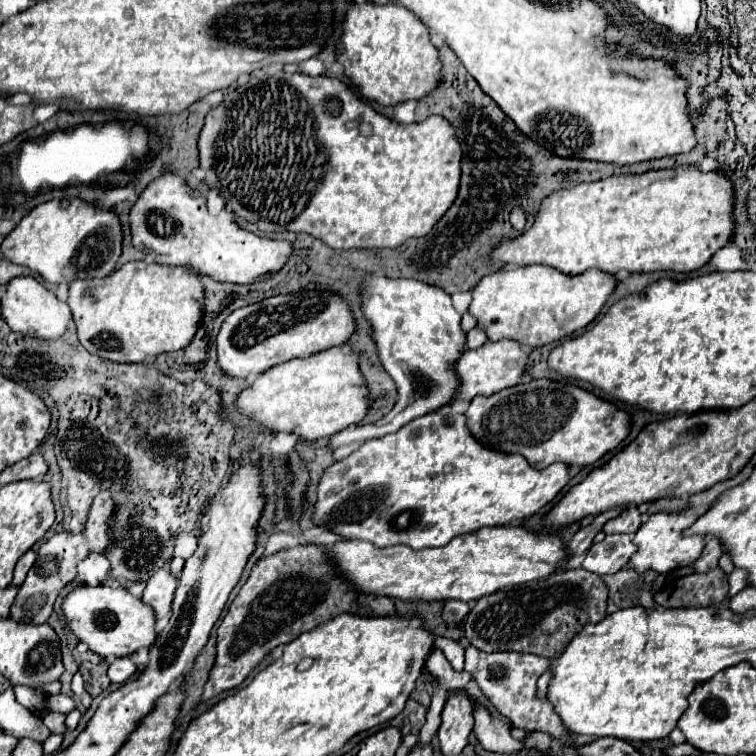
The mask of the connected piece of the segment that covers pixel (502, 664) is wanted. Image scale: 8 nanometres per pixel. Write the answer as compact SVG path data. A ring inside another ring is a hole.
M473 645L465 647L465 671L473 675L479 689L501 711L501 715L511 719L513 727L545 731L551 737L567 739L569 733L567 729L563 729L563 723L559 721L559 717L555 717L551 703L547 699L537 699L535 695L535 683L547 671L547 665L549 661L545 657L537 657L531 653L517 653L517 651L483 653L481 649L475 649Z

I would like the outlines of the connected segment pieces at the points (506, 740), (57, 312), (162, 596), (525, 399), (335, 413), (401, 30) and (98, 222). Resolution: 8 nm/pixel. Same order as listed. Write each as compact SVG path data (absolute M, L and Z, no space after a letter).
M471 699L471 703L473 703L473 717L477 721L473 727L473 735L477 737L483 749L499 753L515 753L523 747L517 739L509 735L511 727L507 723L503 723L501 719L493 719L487 707L477 703L475 699Z
M15 277L15 281L5 287L5 293L1 297L1 317L13 331L47 341L63 337L73 319L69 305L59 301L57 295L45 289L35 277Z
M159 569L149 579L141 599L143 599L143 603L147 603L147 605L151 605L155 609L155 617L157 619L163 619L163 617L169 615L175 587L177 587L177 577L173 577L165 569Z
M533 379L507 387L491 397L477 395L467 413L469 433L485 447L501 453L519 453L523 455L533 469L543 469L551 463L565 463L569 467L585 467L599 461L607 451L615 449L629 433L629 415L611 403L587 393L585 389L571 383L557 383L551 379Z
M331 347L307 359L291 359L287 363L275 365L261 373L251 387L243 389L235 399L237 413L255 419L259 425L271 429L273 433L295 433L303 441L315 441L321 437L331 437L333 433L359 423L367 413L367 385L359 373L359 357L353 353L343 353L341 347Z
M349 1L345 19L341 21L341 29L343 29L343 33L339 39L339 47L335 51L335 59L337 59L337 63L343 65L345 75L349 77L349 81L359 89L359 93L365 99L375 101L385 107L397 105L407 99L417 101L417 97L423 97L423 93L429 93L435 87L435 81L439 81L439 57L437 57L439 53L429 41L429 31L419 21L419 17L415 17L415 13L411 13L403 5Z
M53 199L53 201L33 207L17 223L17 227L5 237L1 245L1 253L3 253L3 259L15 265L29 267L31 271L39 273L45 283L57 283L57 285L67 283L69 285L75 279L97 279L97 277L109 275L115 269L117 259L121 255L121 239L123 239L121 225L113 211L95 209L93 203L85 203L81 199L63 199L63 201Z

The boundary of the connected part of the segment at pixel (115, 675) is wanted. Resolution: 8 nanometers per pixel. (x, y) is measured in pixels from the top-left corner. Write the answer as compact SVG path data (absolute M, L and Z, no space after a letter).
M117 657L113 663L109 663L107 675L109 675L111 683L123 685L135 671L137 671L137 667L135 667L135 663L129 657Z

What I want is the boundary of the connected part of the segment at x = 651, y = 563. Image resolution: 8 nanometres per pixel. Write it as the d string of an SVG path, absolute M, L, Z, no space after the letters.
M655 513L649 517L647 523L639 527L639 531L633 537L633 543L637 545L637 551L629 559L629 567L635 569L635 573L643 575L645 571L655 573L671 573L679 567L691 565L705 545L705 537L681 537L681 531L687 529L695 517L683 517L683 515L669 515L669 513Z

